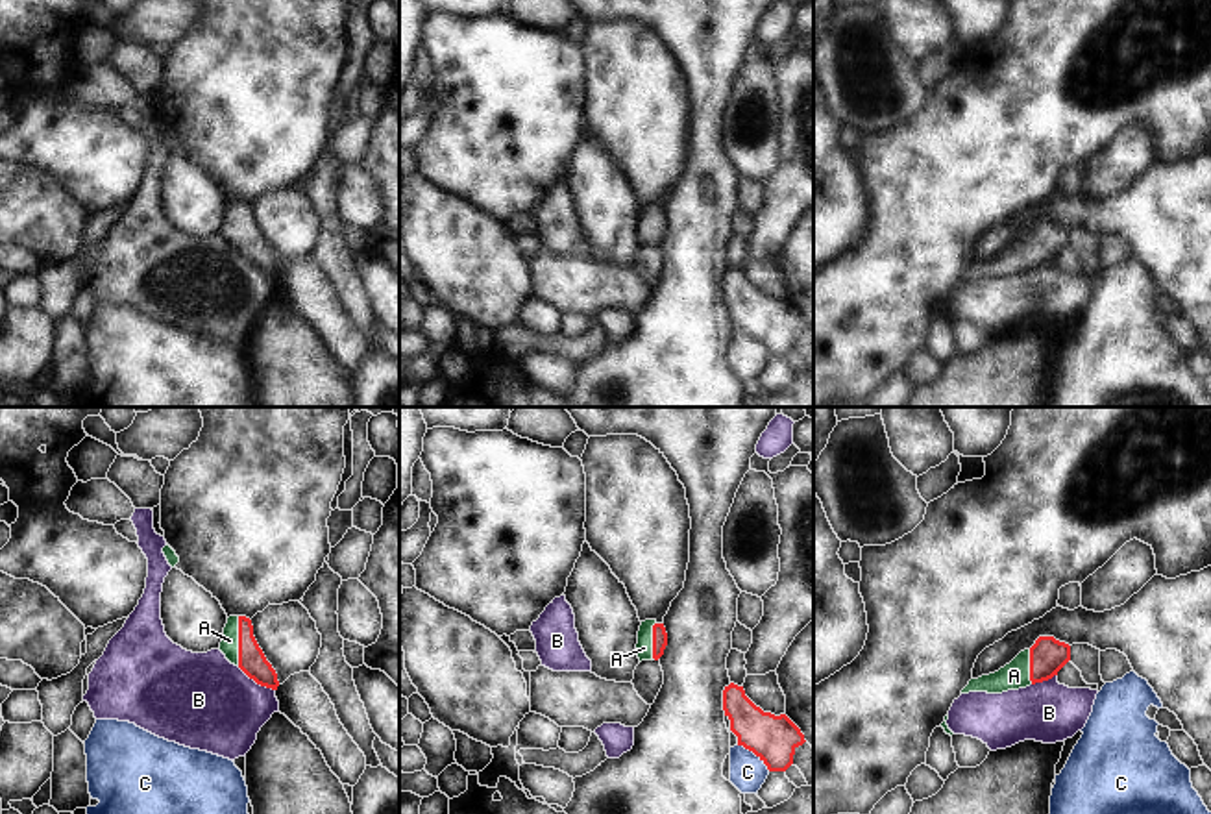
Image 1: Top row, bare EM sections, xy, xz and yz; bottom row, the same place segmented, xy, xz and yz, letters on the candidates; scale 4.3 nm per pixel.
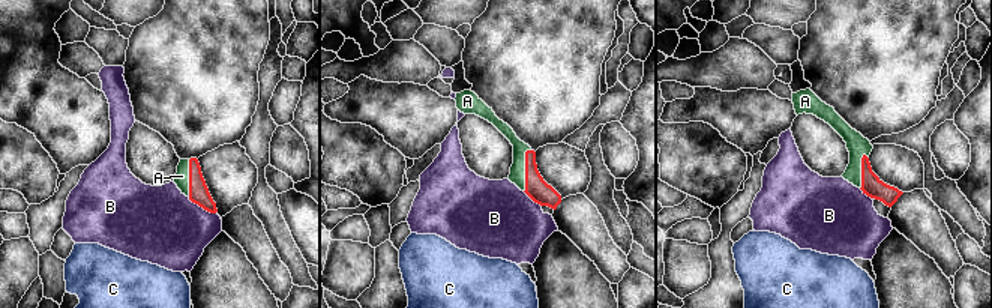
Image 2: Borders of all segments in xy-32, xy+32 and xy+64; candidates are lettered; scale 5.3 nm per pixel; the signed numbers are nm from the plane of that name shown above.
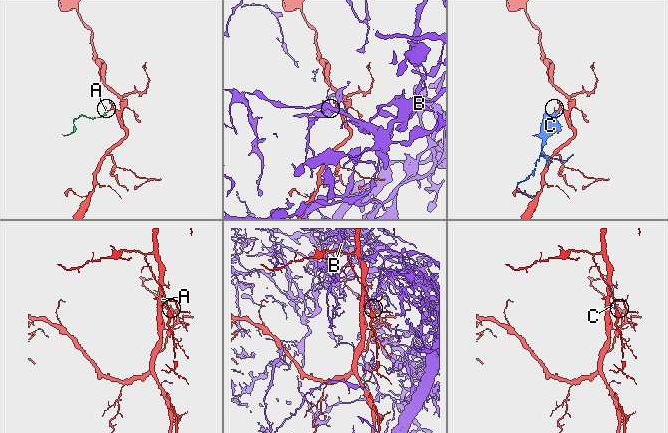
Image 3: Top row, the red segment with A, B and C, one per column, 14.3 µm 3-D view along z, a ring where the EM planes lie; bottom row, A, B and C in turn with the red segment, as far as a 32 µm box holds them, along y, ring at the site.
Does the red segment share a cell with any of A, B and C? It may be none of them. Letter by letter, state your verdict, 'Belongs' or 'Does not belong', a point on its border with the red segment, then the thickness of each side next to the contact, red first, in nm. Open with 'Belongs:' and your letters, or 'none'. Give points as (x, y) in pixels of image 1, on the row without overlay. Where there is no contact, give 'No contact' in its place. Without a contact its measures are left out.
Belongs: A
A: Belongs. Touches red at xy (239, 226). Thickness 120 nm (red) against 80 nm
B: Does not belong. Touches red at xy (256, 267). Thickness 120 nm (red) against 420 nm
C: Does not belong. Touches red at xz (755, 339). Thickness 200 nm (red) against 160 nm

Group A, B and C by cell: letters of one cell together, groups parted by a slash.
A / B / C

